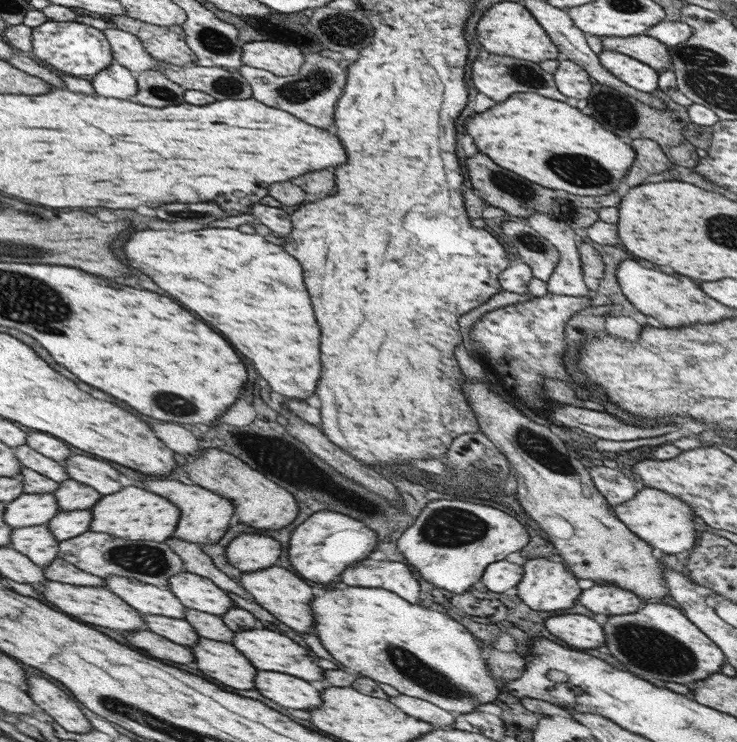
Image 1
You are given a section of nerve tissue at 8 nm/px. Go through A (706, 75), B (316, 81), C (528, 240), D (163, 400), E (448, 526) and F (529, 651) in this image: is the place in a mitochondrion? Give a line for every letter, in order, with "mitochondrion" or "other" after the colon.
A: mitochondrion
B: mitochondrion
C: mitochondrion
D: mitochondrion
E: mitochondrion
F: other

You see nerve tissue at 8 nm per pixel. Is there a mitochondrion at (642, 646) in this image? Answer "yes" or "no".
yes

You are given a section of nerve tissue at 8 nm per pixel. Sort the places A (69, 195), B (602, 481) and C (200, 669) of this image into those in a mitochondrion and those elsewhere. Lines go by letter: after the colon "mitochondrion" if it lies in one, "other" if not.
A: other
B: other
C: other

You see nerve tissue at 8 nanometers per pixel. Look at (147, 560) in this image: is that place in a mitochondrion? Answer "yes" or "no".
yes

